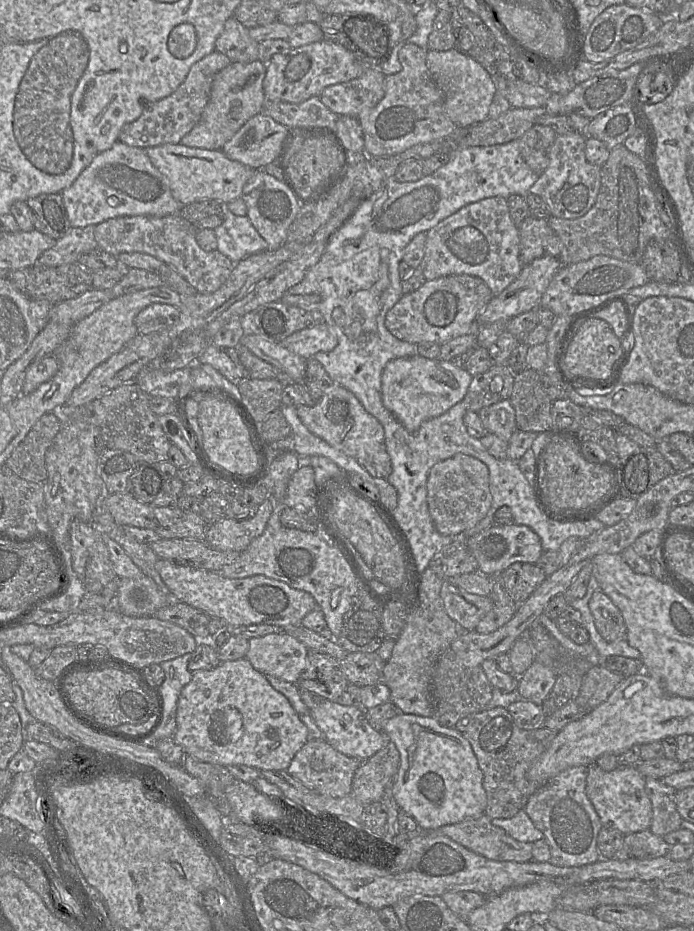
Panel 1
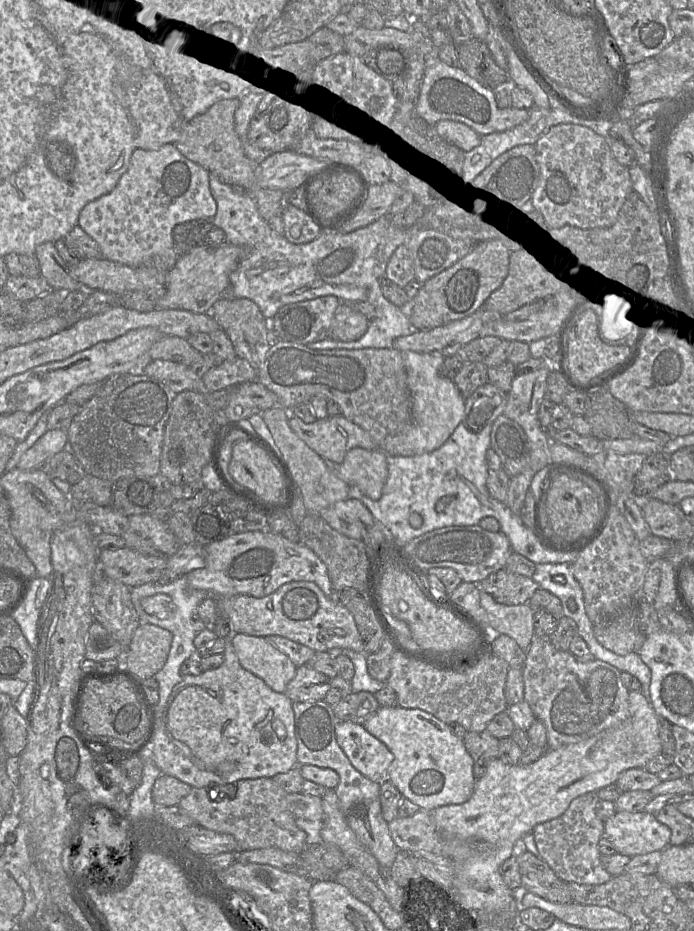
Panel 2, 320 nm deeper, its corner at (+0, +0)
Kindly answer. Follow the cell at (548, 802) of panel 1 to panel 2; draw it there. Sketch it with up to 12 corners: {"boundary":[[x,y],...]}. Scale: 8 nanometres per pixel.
{"boundary":[[596,792],[533,828],[539,856],[564,882],[612,877],[598,850]]}

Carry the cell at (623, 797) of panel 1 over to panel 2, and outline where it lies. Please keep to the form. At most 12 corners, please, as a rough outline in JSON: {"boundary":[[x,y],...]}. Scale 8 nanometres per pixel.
{"boundary":[[616,811],[604,836],[633,857],[663,851],[671,830],[645,811]]}

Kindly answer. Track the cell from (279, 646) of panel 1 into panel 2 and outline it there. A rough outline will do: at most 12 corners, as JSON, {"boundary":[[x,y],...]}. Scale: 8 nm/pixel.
{"boundary":[[264,637],[229,640],[244,669],[286,691],[298,668]]}

